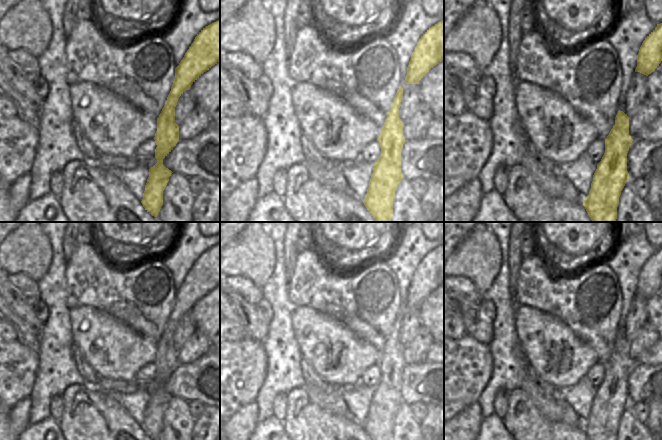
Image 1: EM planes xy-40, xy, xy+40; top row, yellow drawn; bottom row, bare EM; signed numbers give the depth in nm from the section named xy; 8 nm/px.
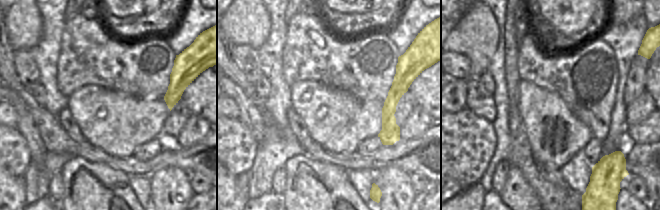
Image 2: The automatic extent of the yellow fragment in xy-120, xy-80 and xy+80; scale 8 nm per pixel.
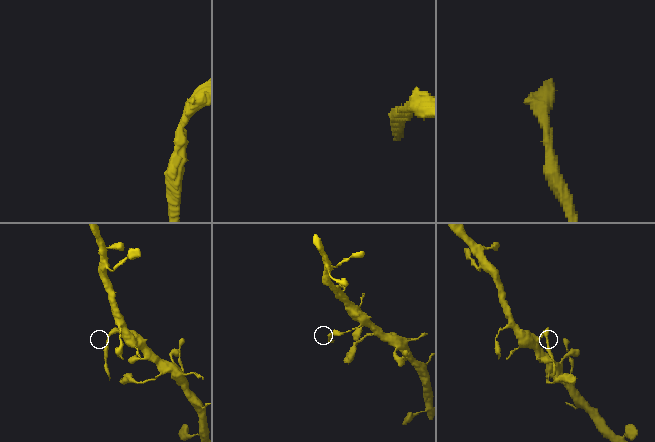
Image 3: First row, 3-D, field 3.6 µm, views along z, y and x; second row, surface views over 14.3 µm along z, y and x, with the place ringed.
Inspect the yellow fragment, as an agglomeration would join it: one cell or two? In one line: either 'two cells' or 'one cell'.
two cells

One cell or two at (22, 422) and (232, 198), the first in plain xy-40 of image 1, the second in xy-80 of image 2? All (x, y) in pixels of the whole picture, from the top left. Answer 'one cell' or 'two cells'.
two cells

